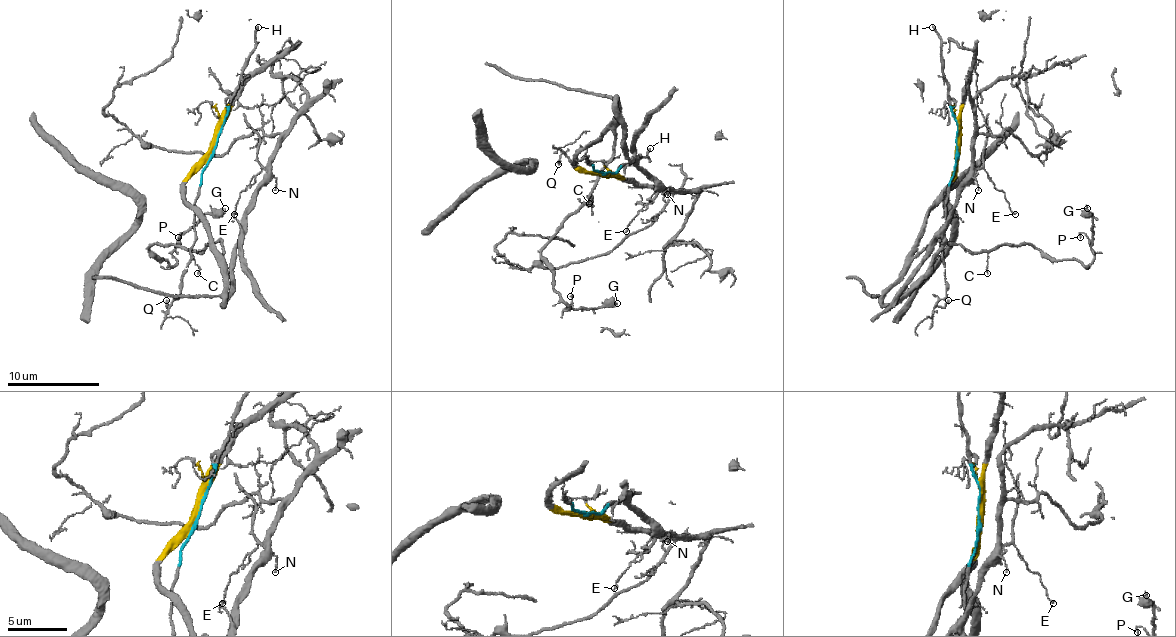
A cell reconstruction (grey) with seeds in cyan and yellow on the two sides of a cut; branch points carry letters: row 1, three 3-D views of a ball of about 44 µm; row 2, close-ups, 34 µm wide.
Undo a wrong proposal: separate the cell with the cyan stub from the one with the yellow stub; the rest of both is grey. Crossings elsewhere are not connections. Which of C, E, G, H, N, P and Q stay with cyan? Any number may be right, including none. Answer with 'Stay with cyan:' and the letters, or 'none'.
Stay with cyan: H, Q

